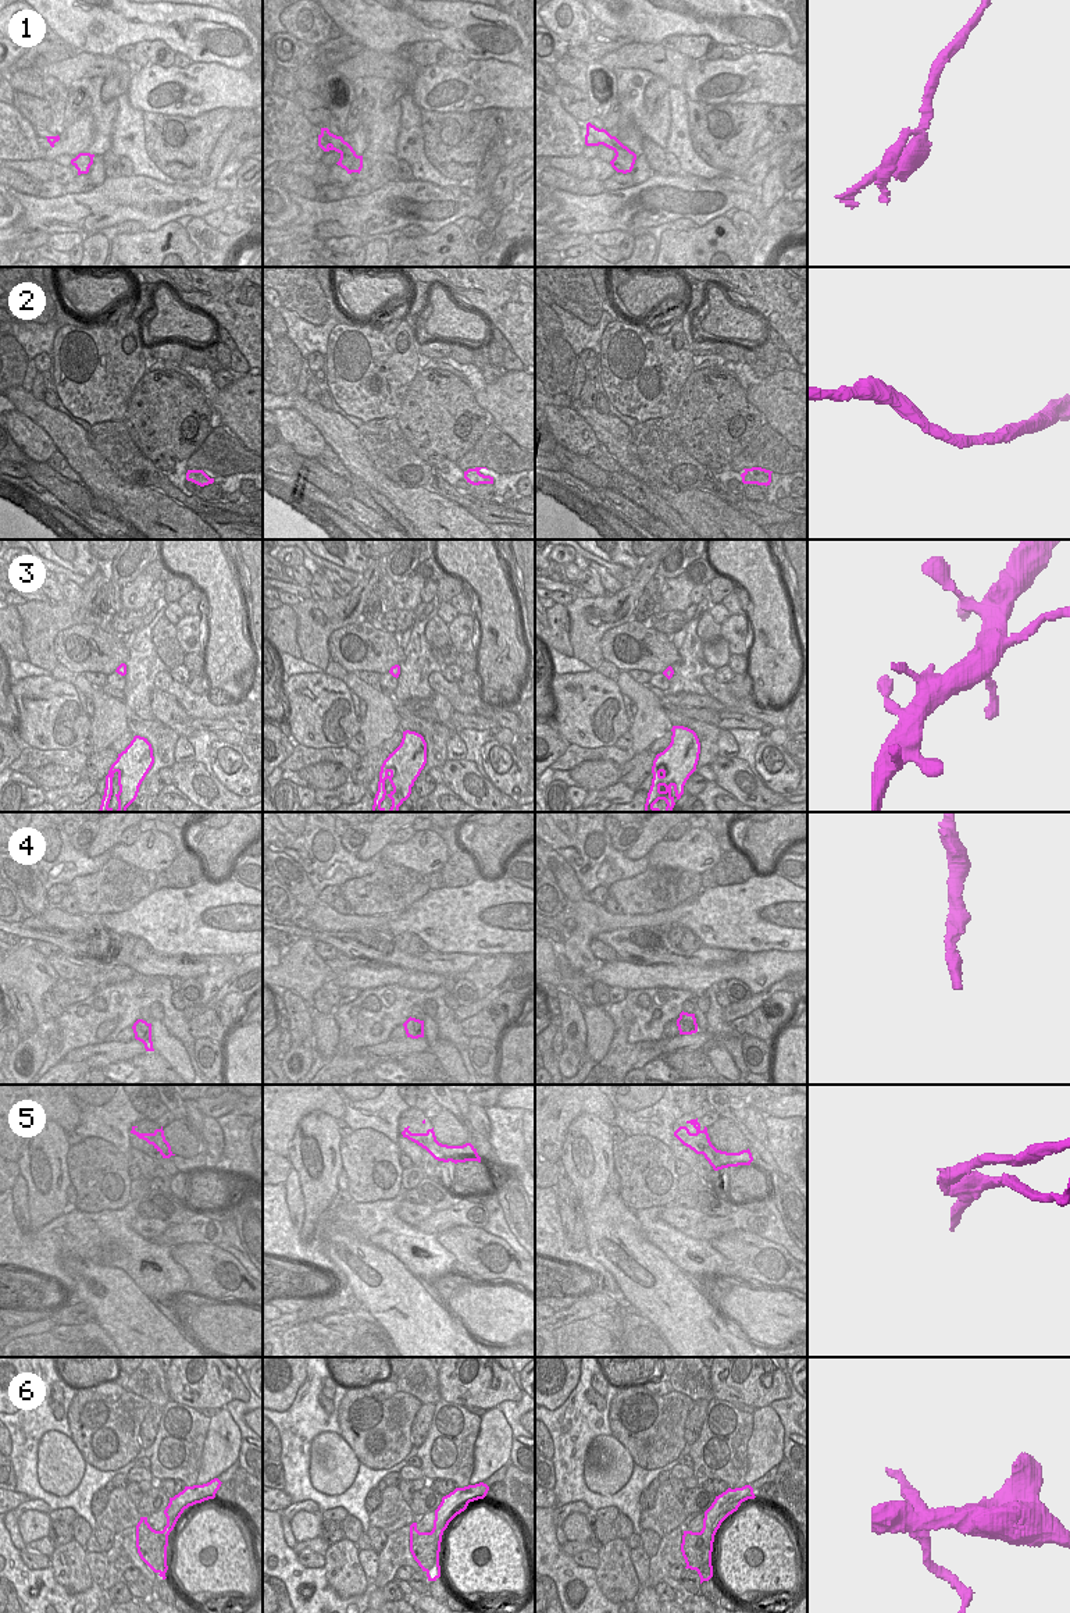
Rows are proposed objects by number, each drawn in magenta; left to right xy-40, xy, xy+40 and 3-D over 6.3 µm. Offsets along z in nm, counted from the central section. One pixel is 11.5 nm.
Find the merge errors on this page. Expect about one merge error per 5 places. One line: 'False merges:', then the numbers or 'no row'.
False merges: 1, 5, 6

